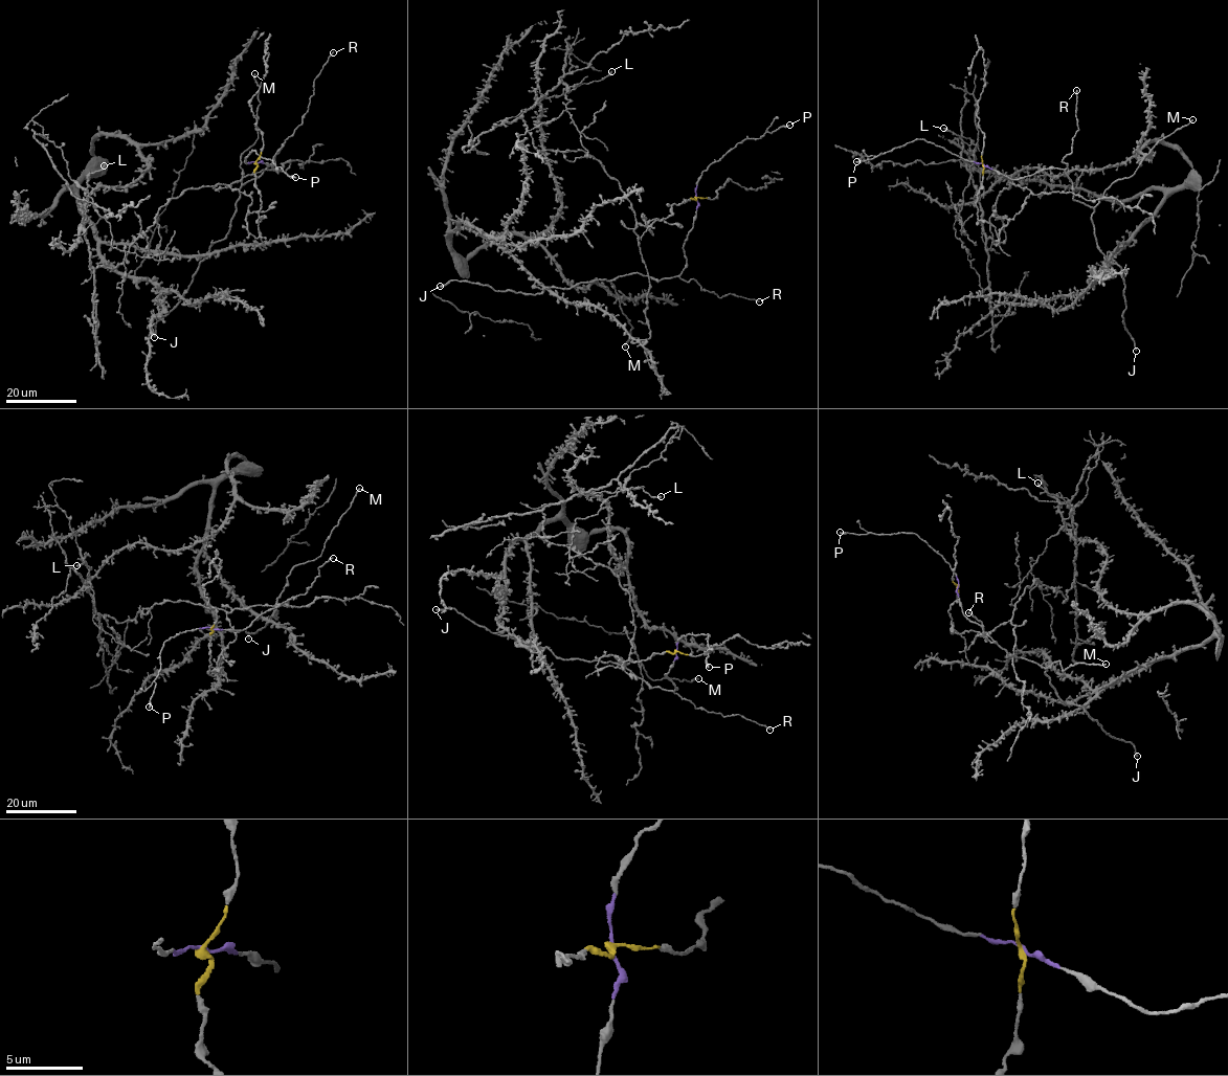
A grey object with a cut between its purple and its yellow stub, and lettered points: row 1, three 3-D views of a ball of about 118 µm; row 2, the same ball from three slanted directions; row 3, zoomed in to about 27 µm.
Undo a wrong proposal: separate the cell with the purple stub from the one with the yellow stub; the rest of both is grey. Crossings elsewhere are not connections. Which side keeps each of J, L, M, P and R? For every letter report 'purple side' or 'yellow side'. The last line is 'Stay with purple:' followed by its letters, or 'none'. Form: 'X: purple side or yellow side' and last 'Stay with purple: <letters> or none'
J: purple side
L: yellow side
M: purple side
P: purple side
R: purple side
Stay with purple: J, M, P, R

